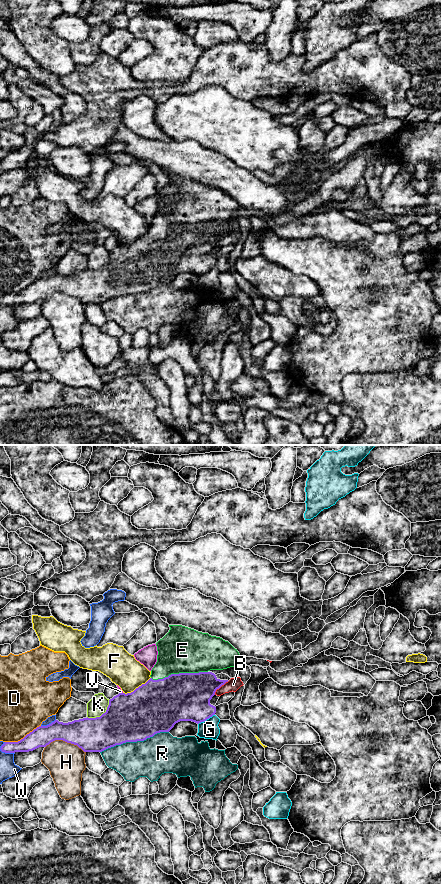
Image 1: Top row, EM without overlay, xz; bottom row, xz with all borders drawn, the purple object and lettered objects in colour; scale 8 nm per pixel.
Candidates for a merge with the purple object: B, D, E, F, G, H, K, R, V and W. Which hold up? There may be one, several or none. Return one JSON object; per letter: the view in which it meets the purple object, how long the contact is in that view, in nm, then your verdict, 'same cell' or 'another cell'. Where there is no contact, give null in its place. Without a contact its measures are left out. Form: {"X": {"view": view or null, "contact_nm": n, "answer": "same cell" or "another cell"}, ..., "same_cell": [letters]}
{"B": {"view": "xz", "contact_nm": 160, "answer": "another cell"}, "D": {"view": "xz", "contact_nm": 320, "answer": "another cell"}, "E": {"view": "xz", "contact_nm": 460, "answer": "same cell"}, "F": {"view": "xz", "contact_nm": 260, "answer": "another cell"}, "G": {"view": "xz", "contact_nm": 160, "answer": "another cell"}, "H": {"view": "xz", "contact_nm": 340, "answer": "another cell"}, "K": {"view": "xz", "contact_nm": 240, "answer": "another cell"}, "R": {"view": "xz", "contact_nm": 600, "answer": "another cell"}, "V": {"view": "xz", "contact_nm": 30, "answer": "another cell"}, "W": {"view": "xz", "contact_nm": 130, "answer": "another cell"}, "same_cell": ["E"]}

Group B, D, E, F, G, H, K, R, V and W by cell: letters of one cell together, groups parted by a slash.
B / D / E / F / G / H / K / R / V / W

